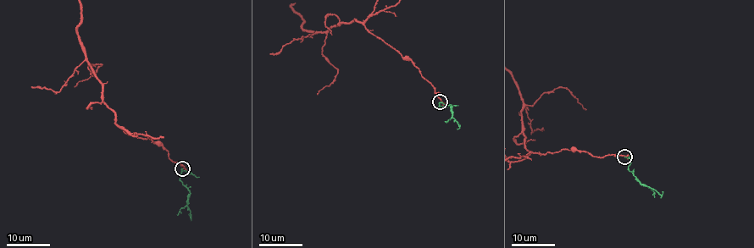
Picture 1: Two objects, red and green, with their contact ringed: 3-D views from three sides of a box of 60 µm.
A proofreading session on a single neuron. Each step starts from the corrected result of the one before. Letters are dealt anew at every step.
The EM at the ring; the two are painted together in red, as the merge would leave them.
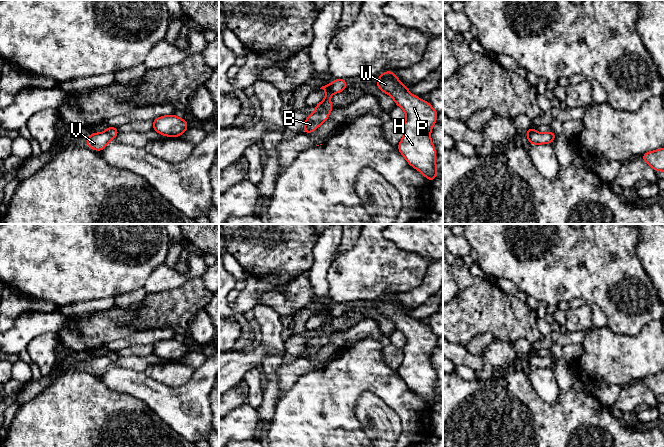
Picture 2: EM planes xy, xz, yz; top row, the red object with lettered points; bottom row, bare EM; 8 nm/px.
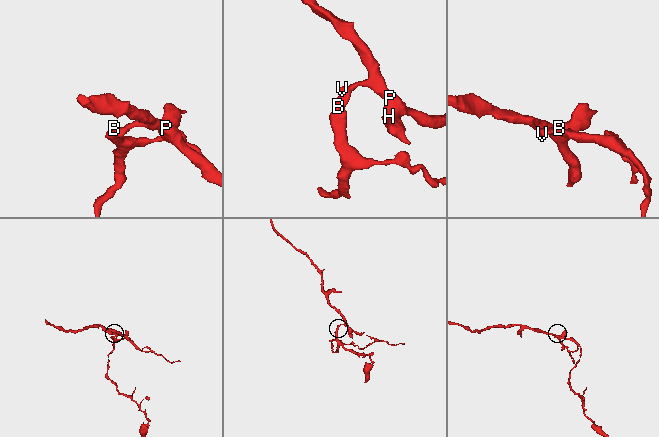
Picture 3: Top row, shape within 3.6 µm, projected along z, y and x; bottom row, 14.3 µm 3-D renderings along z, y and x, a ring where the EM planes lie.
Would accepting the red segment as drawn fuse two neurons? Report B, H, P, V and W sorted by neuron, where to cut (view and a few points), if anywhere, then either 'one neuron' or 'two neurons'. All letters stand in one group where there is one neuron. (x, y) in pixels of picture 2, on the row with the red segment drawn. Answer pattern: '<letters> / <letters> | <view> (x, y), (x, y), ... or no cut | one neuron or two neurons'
B V / H P W | xy (105, 131), (112, 139) | two neurons

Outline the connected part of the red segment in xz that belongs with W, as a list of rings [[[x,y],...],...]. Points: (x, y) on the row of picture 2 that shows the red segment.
[[[387,71],[377,76],[379,81],[374,83],[382,92],[390,95],[395,104],[401,107],[406,114],[403,127],[403,138],[397,145],[398,150],[409,163],[417,169],[428,180],[434,181],[438,173],[436,168],[436,150],[431,141],[431,130],[437,121],[438,112],[433,109],[429,102],[421,100],[418,96],[412,95],[408,87],[395,76],[393,71]]]

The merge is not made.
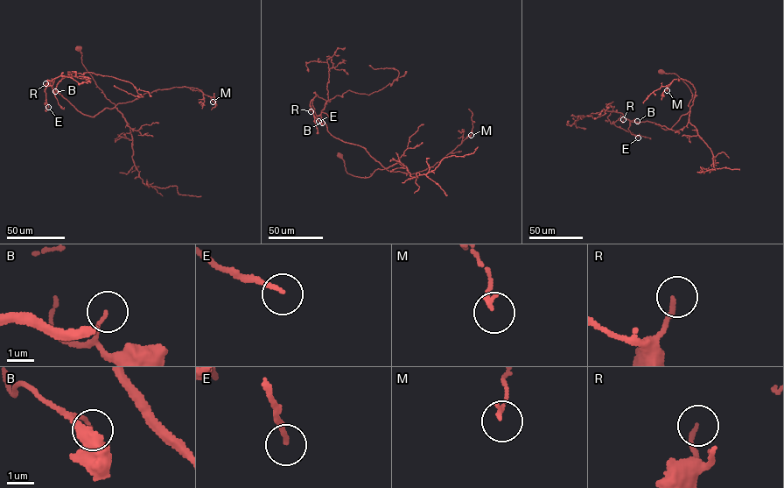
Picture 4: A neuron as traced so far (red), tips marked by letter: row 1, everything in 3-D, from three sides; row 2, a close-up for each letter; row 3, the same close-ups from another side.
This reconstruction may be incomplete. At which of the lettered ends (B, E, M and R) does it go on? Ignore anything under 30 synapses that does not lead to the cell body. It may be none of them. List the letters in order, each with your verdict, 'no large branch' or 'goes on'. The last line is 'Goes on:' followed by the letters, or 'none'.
B: no large branch
E: goes on
M: no large branch
R: no large branch
Goes on: E

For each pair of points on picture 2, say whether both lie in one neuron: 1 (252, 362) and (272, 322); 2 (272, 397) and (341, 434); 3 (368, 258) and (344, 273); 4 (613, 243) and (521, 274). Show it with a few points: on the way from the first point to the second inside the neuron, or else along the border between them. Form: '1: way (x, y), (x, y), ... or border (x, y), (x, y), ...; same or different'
1: border (261, 342), (277, 351), (268, 354), (261, 364); different
2: border (278, 401), (271, 421); different
3: way (362, 264), (353, 273), (350, 273); same
4: way (590, 259), (556, 263), (544, 270); same

